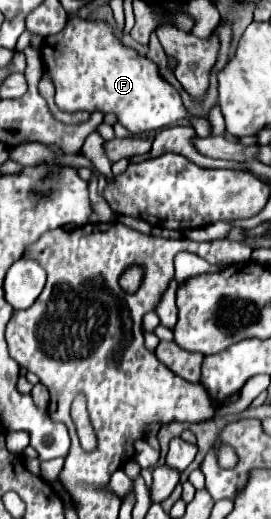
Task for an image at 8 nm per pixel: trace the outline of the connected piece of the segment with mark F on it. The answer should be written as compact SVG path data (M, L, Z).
M68 16L62 32L42 40L40 54L56 88L56 106L64 112L84 110L90 114L102 112L104 116L114 114L118 124L122 124L130 134L162 130L188 118L196 136L206 138L212 134L212 124L206 118L190 116L178 90L160 76L158 66L124 46L112 32L112 26L104 20Z

